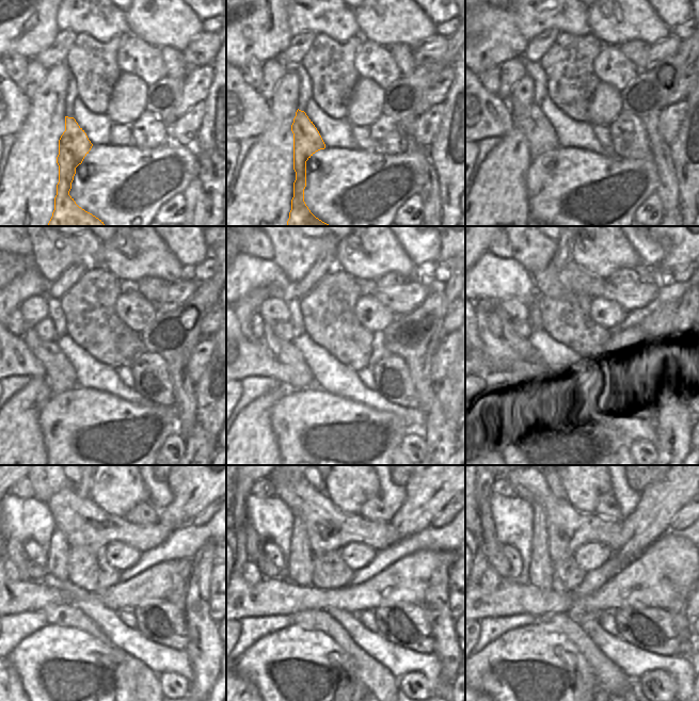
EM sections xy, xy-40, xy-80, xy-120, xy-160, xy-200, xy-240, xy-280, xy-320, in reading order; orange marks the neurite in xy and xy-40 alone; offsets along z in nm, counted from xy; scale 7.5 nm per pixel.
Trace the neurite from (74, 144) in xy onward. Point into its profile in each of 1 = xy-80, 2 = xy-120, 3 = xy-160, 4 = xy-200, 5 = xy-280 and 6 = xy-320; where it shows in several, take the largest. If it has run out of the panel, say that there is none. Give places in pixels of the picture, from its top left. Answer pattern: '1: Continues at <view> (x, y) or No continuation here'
1: Continues at xy-80 (541, 136)
2: Continues at xy-120 (60, 373)
3: Continues at xy-160 (285, 352)
4: Continues at xy-200 (523, 347)
5: Continues at xy-280 (254, 544)
6: Continues at xy-320 (490, 538)

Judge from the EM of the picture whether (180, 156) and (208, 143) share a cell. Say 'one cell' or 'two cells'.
two cells

